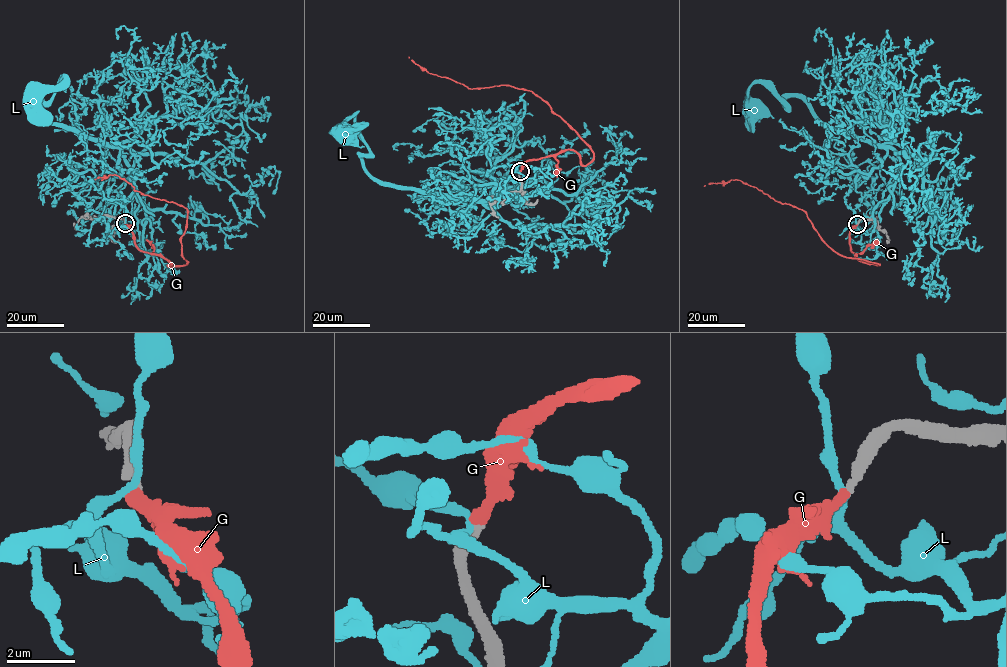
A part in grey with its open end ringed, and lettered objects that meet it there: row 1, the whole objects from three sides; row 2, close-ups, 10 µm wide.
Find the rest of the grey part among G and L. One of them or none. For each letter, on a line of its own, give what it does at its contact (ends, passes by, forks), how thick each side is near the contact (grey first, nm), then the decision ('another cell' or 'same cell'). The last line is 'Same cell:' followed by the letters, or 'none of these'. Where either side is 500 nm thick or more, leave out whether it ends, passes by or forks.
G: it ends; calibres 320 and 300 nm; same cell
L: it passes by; calibres 320 and 220 nm; another cell
Same cell: G

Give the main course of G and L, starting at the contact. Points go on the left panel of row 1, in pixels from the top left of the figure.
G: (126, 223), (140, 250), (169, 266), (188, 262), (180, 239), (186, 208), (143, 195), (117, 175), (95, 179)
L: (125, 223), (130, 233), (123, 209), (134, 155), (45, 120), (40, 92), (51, 100), (65, 77), (30, 99)

